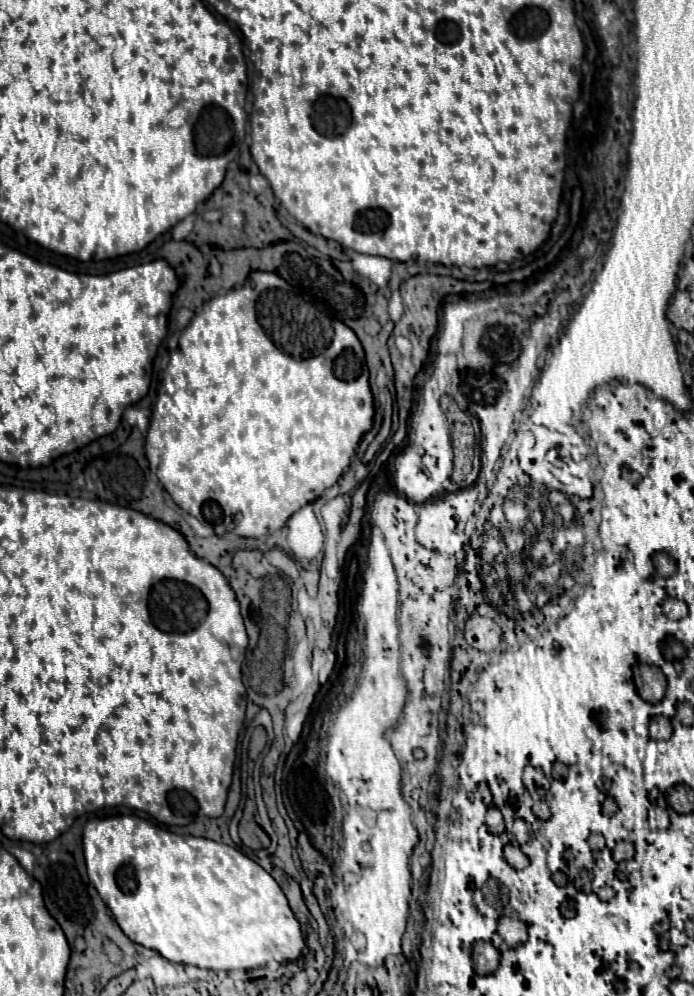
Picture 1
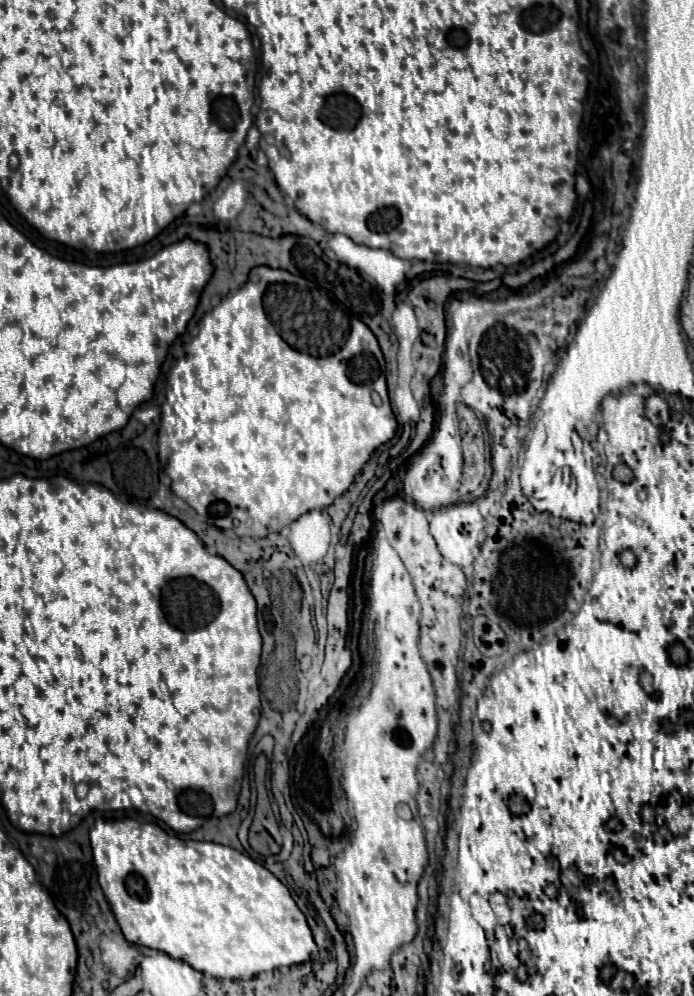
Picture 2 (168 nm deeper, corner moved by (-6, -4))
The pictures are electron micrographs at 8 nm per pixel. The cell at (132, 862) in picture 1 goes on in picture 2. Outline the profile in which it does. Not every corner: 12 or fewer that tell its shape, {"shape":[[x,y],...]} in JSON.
{"shape":[[99,818],[126,941],[212,977],[318,957],[260,863]]}

